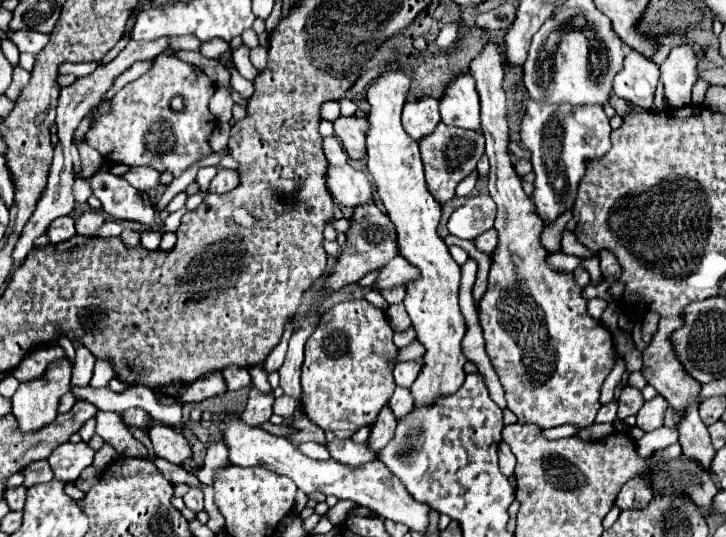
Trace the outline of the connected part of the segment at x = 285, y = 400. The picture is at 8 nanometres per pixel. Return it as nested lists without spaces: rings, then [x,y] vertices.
[[[281,396],[275,400],[275,406],[273,406],[273,412],[279,414],[279,416],[293,416],[295,412],[295,406],[297,406],[297,400],[291,398],[291,396]]]

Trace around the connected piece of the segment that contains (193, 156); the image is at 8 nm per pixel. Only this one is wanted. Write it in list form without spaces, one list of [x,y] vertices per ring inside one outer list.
[[[159,54],[149,74],[129,82],[115,94],[109,112],[93,122],[85,138],[111,164],[149,166],[179,178],[185,168],[213,152],[209,138],[217,120],[207,108],[213,94],[215,84],[197,66]]]

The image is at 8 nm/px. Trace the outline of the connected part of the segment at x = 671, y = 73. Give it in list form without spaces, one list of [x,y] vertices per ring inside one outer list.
[[[689,44],[675,46],[661,64],[661,82],[665,84],[665,98],[673,108],[691,104],[691,90],[699,80],[697,54]]]

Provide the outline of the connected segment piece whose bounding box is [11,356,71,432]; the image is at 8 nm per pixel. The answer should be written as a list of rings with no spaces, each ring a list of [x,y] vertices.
[[[69,358],[55,360],[41,378],[19,384],[13,400],[13,416],[23,432],[43,428],[57,416],[59,398],[71,390],[71,364]]]

